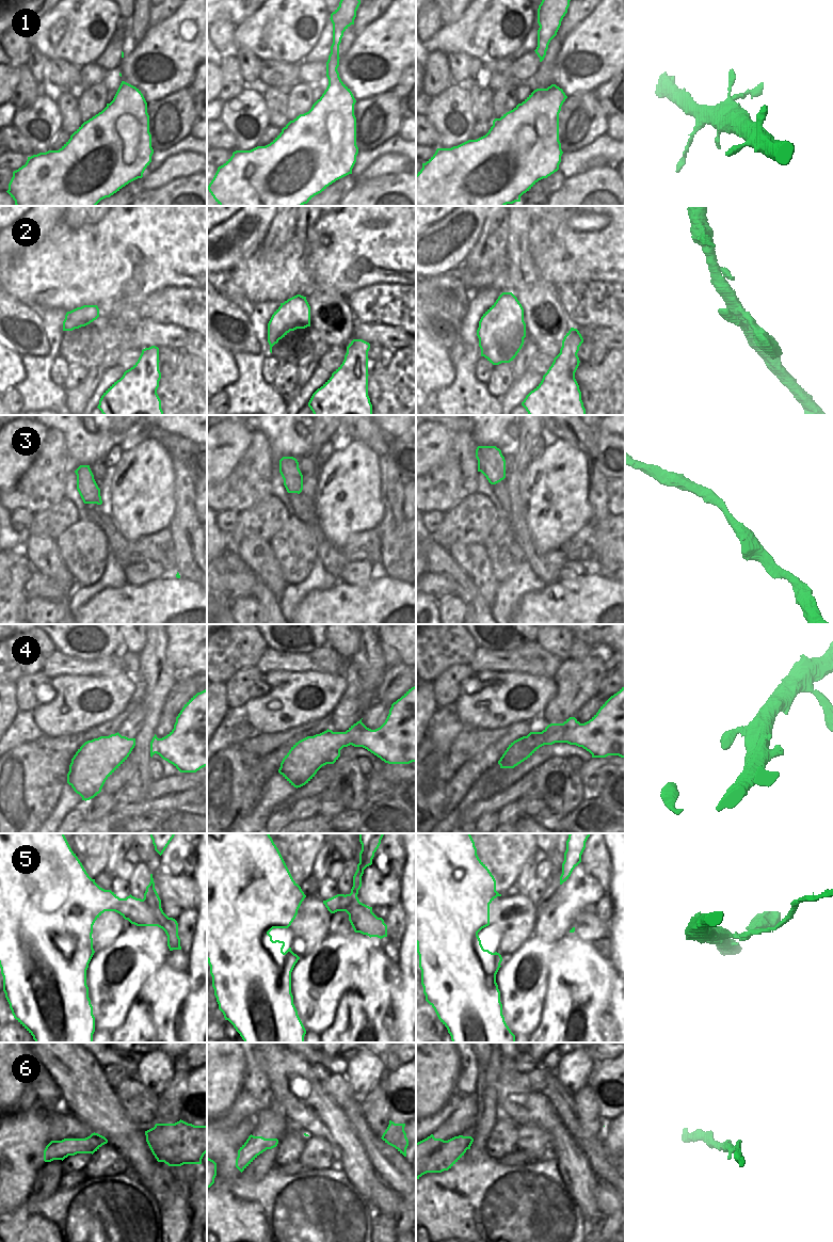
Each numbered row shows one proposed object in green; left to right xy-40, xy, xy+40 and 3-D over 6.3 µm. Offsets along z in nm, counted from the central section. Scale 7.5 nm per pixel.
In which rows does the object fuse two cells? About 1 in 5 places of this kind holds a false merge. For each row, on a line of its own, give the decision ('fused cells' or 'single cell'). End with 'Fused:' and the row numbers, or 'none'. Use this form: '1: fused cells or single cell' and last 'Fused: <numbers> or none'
1: single cell
2: single cell
3: single cell
4: single cell
5: fused cells
6: single cell
Fused: 5

